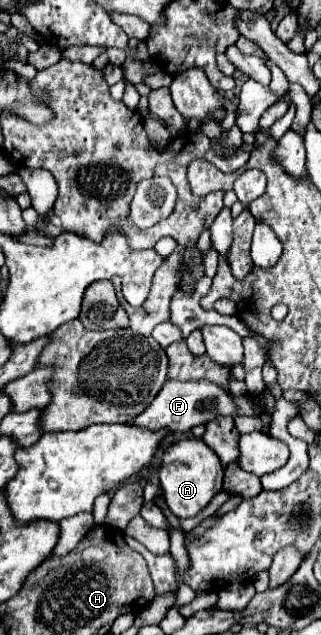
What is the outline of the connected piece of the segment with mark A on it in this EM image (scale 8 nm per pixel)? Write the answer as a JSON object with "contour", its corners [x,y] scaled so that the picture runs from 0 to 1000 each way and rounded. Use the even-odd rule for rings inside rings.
{"contour":[[[570,690],[533,699],[508,712],[508,731],[489,746],[520,797],[558,816],[614,813],[614,806],[626,806],[651,794],[651,787],[676,775],[688,775],[695,762],[695,734],[682,728],[682,718],[651,709],[651,702],[620,690]]]}

